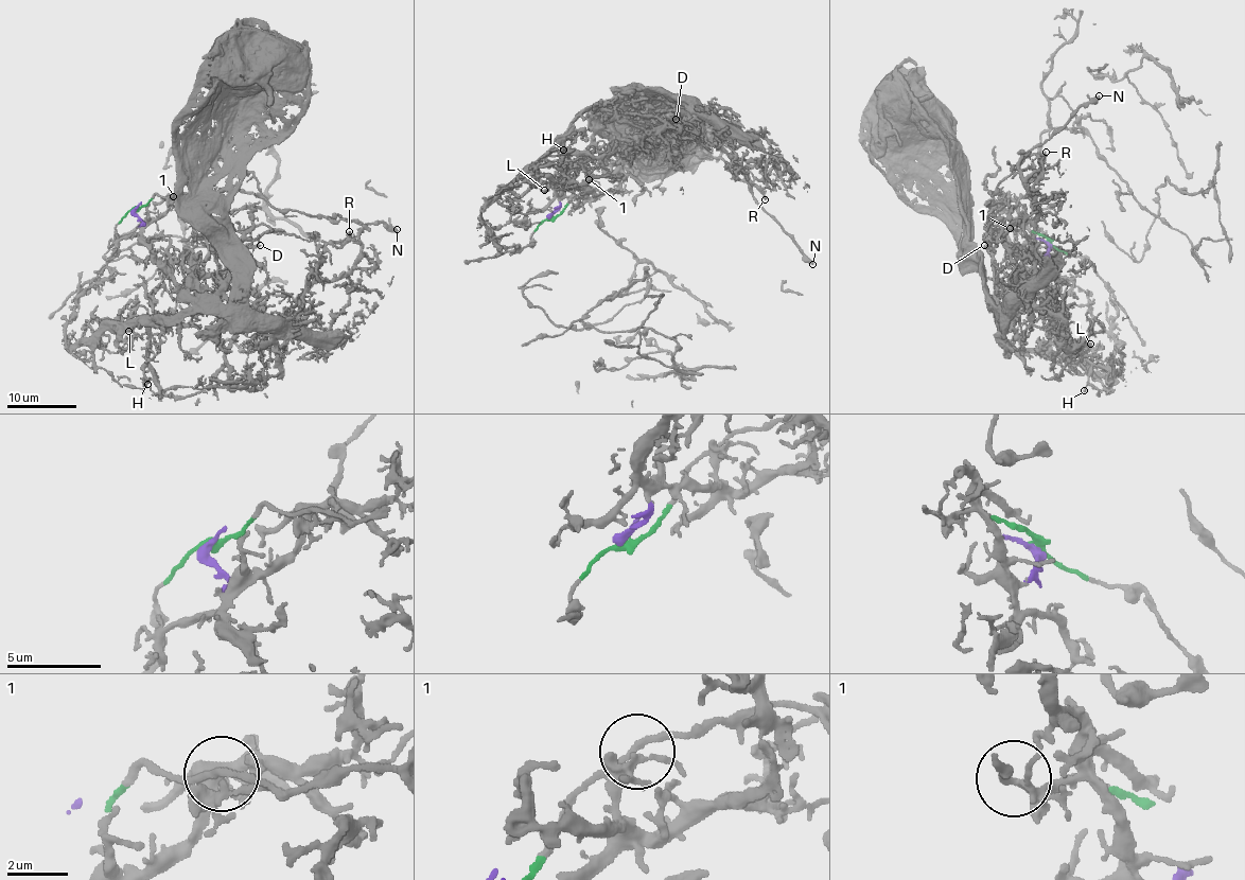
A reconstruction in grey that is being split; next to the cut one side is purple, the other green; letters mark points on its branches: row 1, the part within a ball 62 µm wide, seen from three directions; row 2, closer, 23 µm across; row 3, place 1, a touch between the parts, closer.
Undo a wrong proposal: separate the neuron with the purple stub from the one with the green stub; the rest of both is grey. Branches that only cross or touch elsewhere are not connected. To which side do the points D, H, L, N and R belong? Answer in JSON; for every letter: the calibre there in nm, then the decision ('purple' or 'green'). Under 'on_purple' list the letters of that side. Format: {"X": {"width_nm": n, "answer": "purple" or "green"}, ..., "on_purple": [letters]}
{"D": {"width_nm": 200, "answer": "purple"}, "H": {"width_nm": 180, "answer": "purple"}, "L": {"width_nm": 320, "answer": "purple"}, "N": {"width_nm": 420, "answer": "green"}, "R": {"width_nm": 240, "answer": "purple"}, "on_purple": ["D", "H", "L", "R"]}

